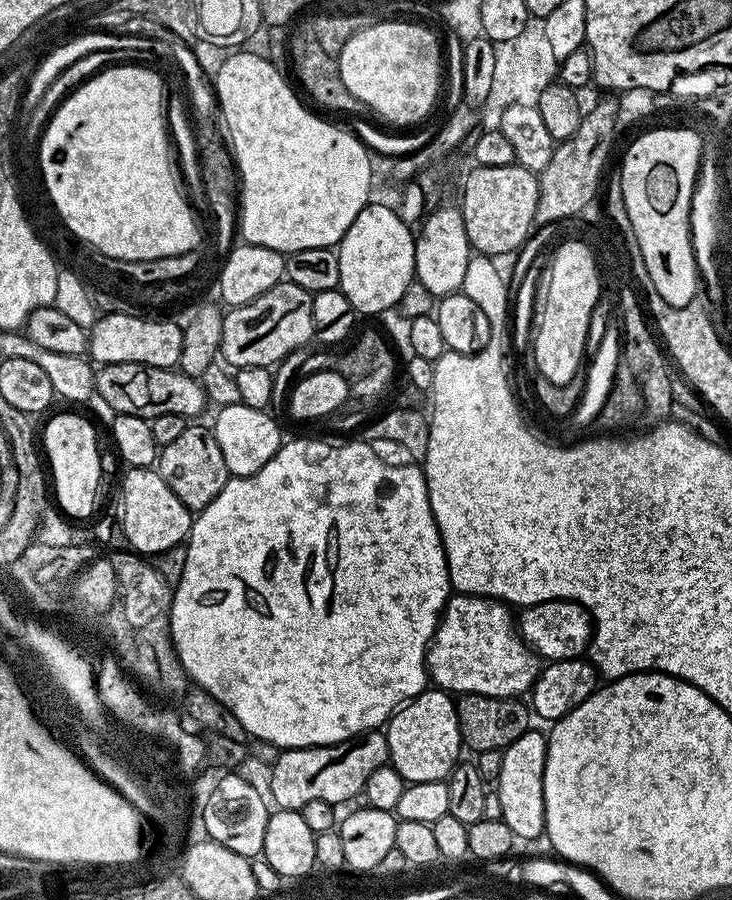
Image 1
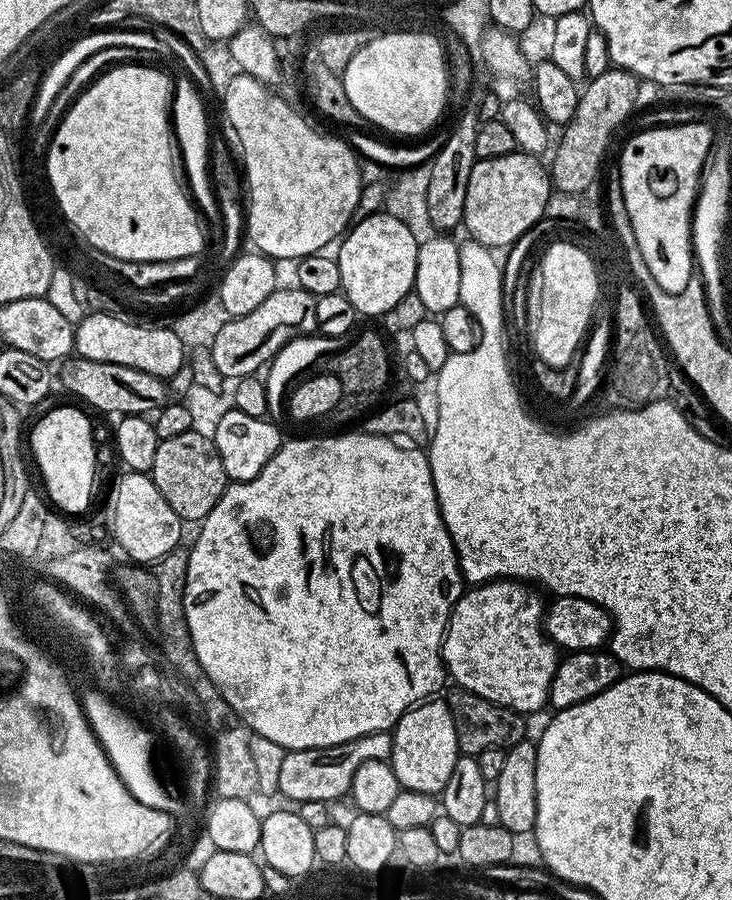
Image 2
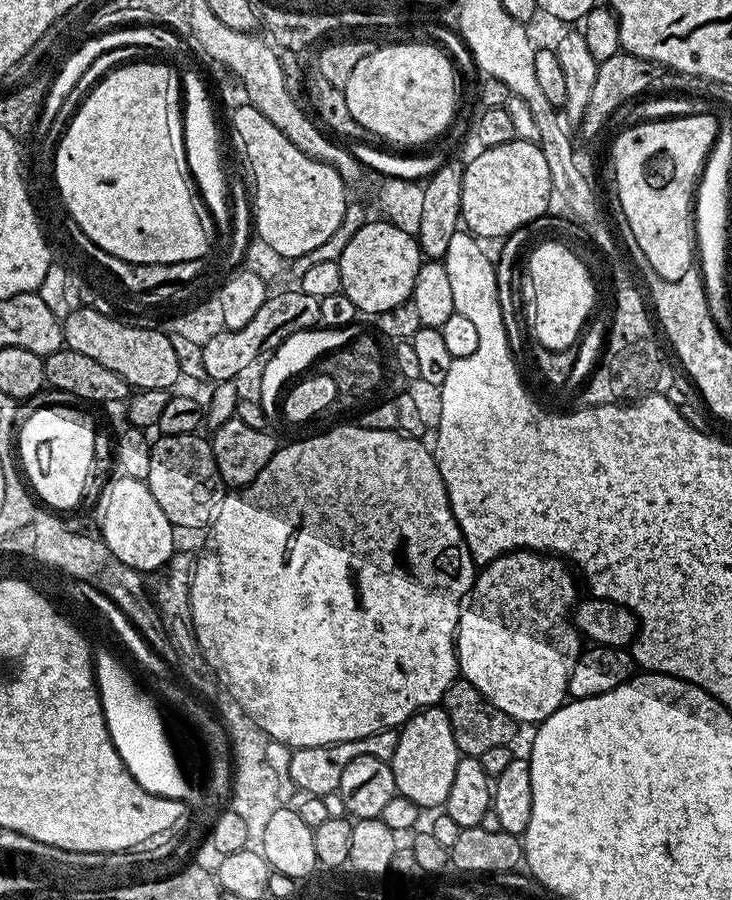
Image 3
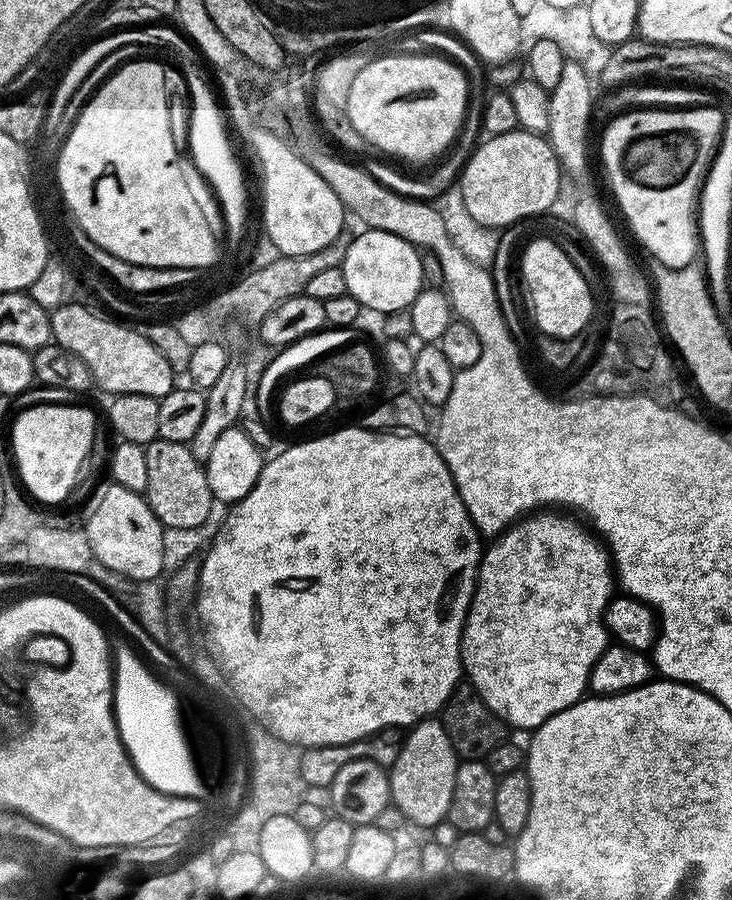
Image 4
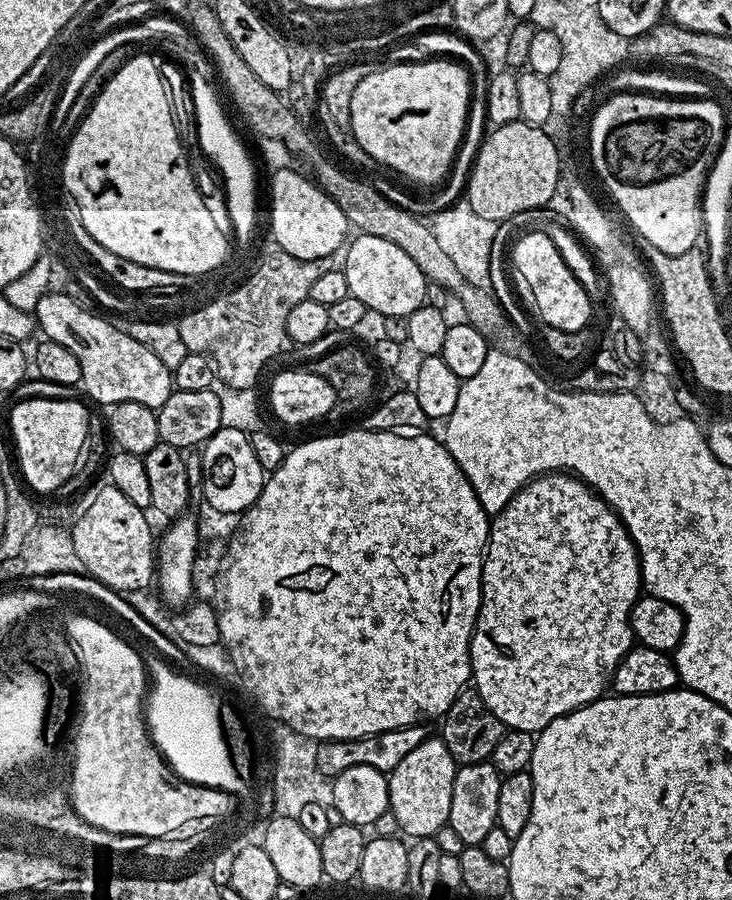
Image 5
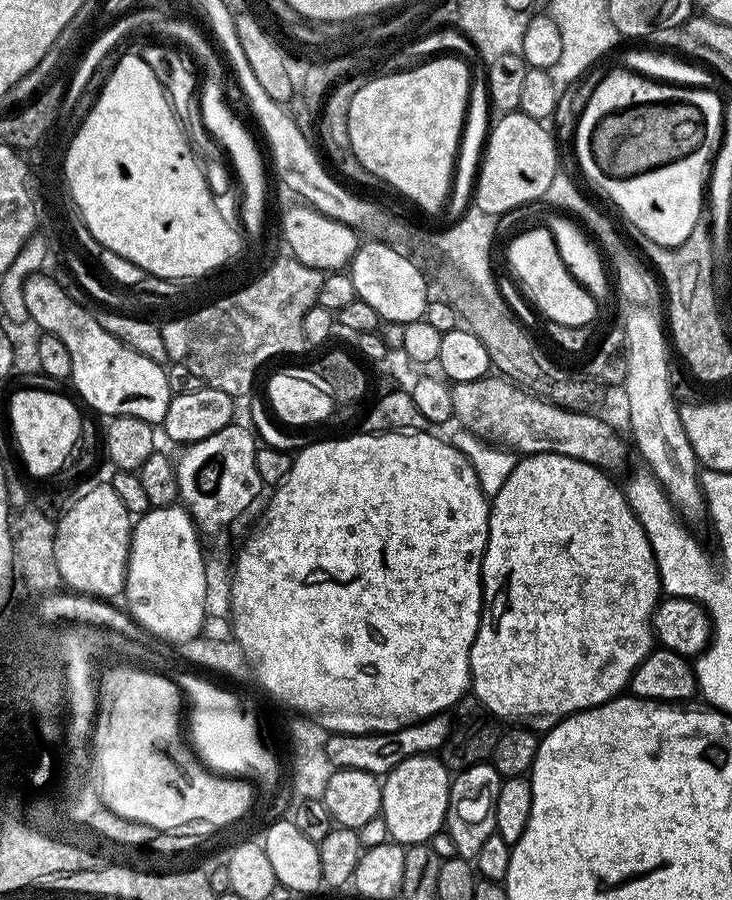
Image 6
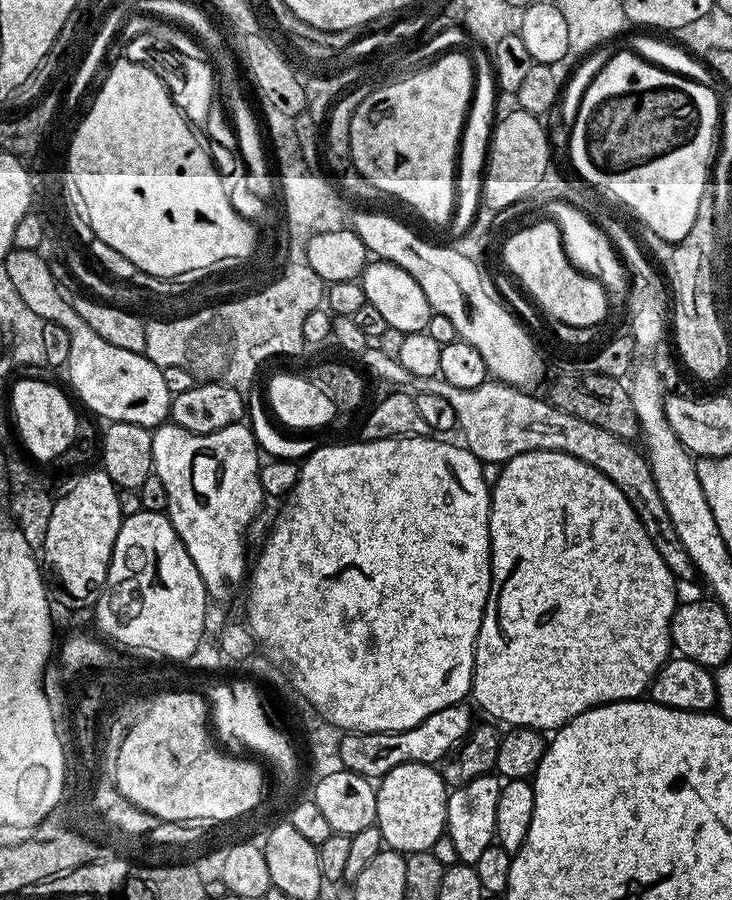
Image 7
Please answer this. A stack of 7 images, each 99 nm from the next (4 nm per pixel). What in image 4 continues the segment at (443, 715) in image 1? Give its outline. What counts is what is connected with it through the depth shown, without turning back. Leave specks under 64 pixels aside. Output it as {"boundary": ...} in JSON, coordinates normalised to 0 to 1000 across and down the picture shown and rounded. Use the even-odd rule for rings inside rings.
{"boundary":[[[600,799],[575,800],[559,813],[563,814],[549,822],[544,842],[536,848],[530,860],[536,892],[549,900],[559,917],[570,916],[574,920],[589,922],[612,906],[626,841]]]}

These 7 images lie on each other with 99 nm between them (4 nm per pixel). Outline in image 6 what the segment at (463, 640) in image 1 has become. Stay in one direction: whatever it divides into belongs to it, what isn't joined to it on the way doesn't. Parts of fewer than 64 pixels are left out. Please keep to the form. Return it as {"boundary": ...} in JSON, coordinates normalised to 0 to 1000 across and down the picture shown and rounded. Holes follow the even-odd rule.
{"boundary":[[[728,502],[717,506],[714,509],[706,510],[702,522],[697,522],[697,531],[691,531],[691,536],[686,536],[686,544],[680,544],[676,551],[671,552],[667,567],[667,606],[661,612],[661,627],[656,630],[658,641],[656,699],[648,709],[645,721],[642,722],[642,764],[649,773],[684,801],[704,802],[706,806],[720,807],[728,811],[747,811],[757,808],[761,800],[772,796],[780,796],[784,791],[798,791],[803,787],[816,787],[817,783],[827,782],[829,778],[840,778],[843,773],[848,772],[862,761],[866,744],[872,744],[877,731],[883,731],[891,726],[893,719],[891,683],[893,682],[896,672],[904,666],[899,629],[896,628],[896,621],[891,614],[888,602],[883,598],[883,589],[877,589],[877,584],[872,580],[866,567],[858,561],[858,552],[852,550],[851,541],[846,537],[842,539],[836,532],[837,530],[827,524],[825,521],[813,520],[811,517],[795,513],[790,509],[779,509],[773,504],[757,504],[755,502]]]}

